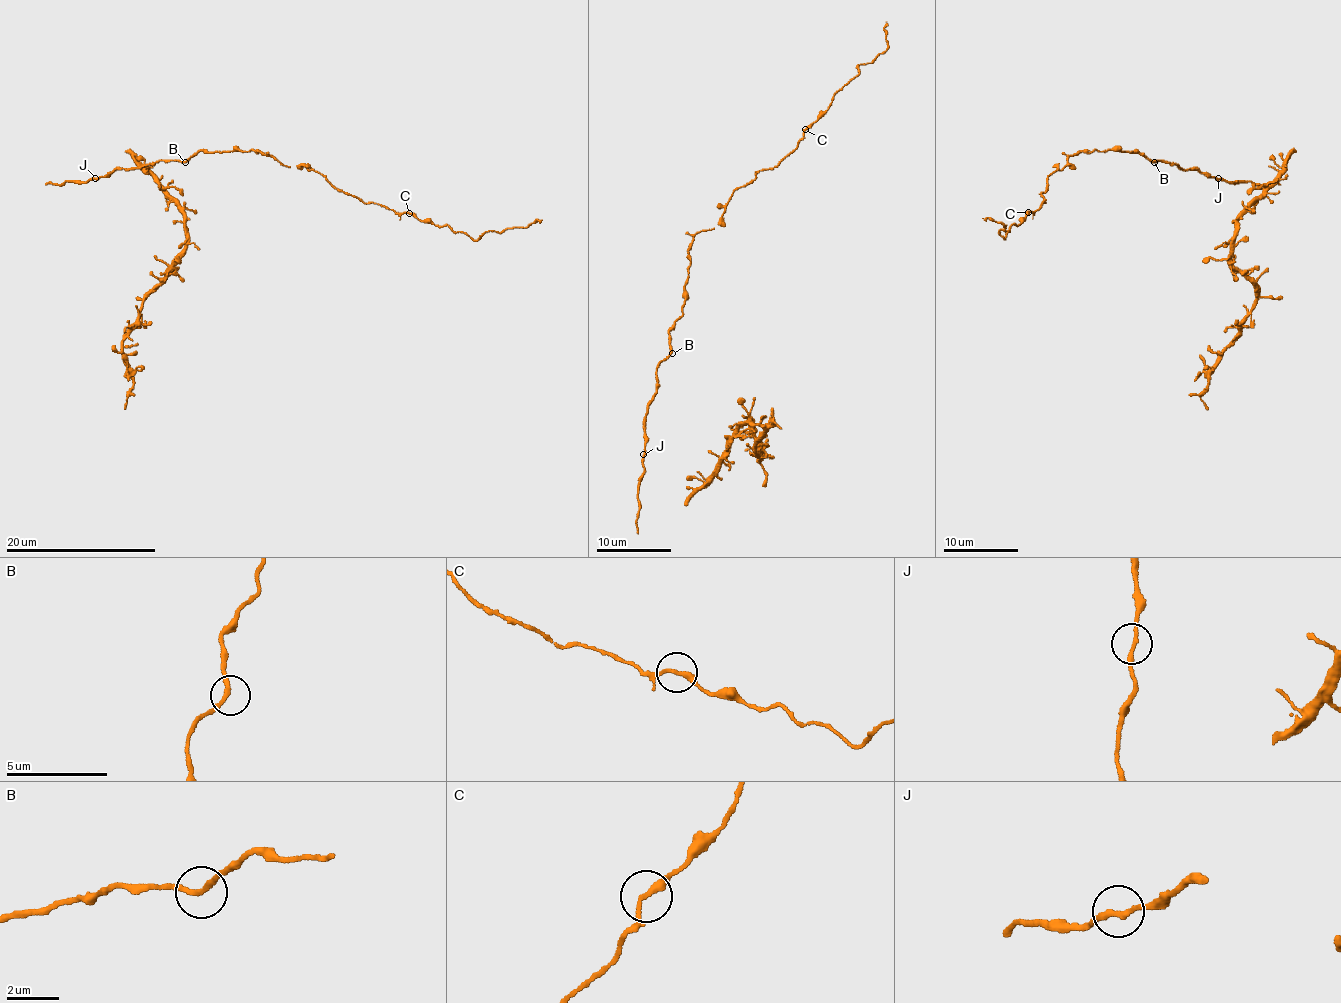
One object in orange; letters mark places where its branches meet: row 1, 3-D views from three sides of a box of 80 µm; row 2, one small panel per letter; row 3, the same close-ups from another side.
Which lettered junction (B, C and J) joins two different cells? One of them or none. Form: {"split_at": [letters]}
{"split_at": []}

